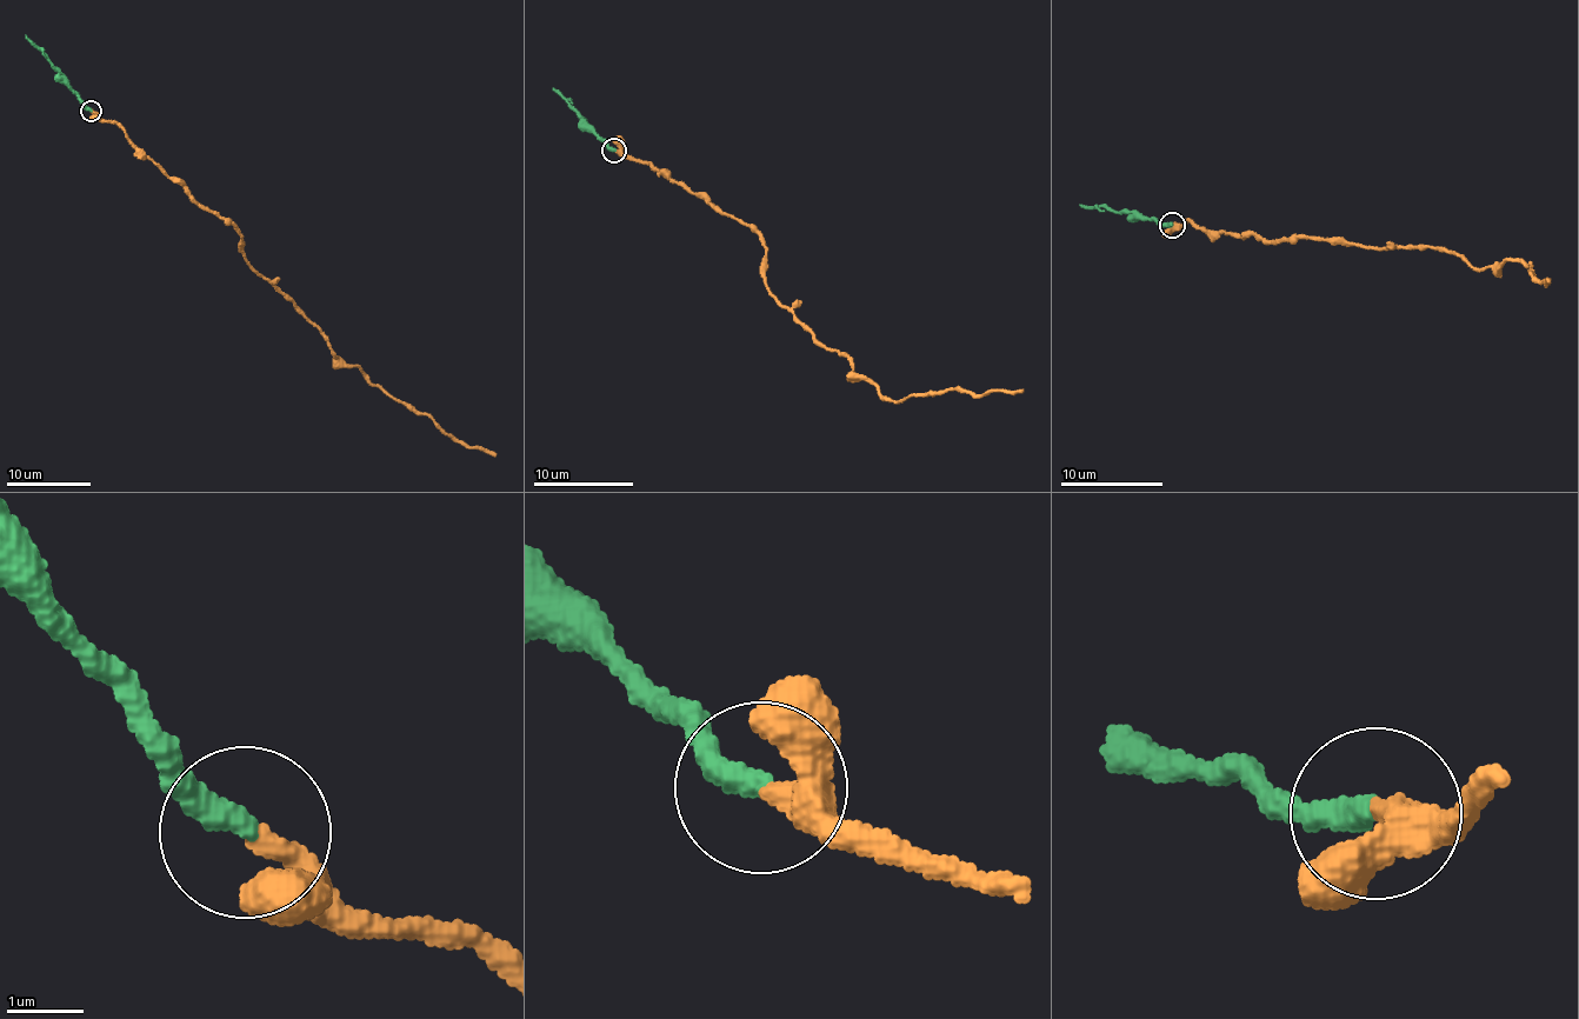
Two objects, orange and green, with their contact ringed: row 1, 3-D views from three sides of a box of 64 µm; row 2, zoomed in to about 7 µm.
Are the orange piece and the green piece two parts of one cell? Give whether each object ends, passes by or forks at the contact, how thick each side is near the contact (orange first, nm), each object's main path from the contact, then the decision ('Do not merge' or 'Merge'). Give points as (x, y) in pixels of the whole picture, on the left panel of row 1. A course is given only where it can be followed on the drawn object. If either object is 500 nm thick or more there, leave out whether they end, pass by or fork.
At the ring orange ends. At the ring green ends. Thickness 320 nm (orange) against 340 nm. Course of orange: (91, 111), (233, 226), (255, 271), (300, 308), (335, 358), (446, 433), (495, 457). Course of green: (91, 111), (26, 34). Merge

